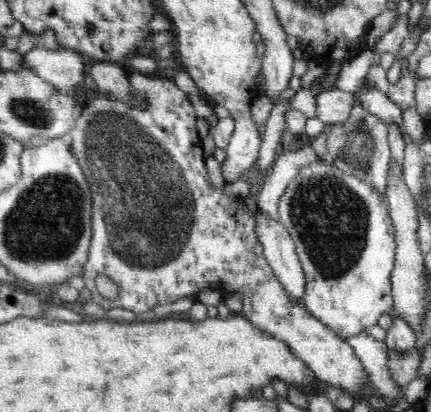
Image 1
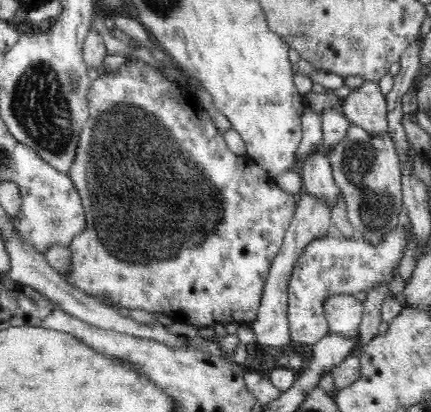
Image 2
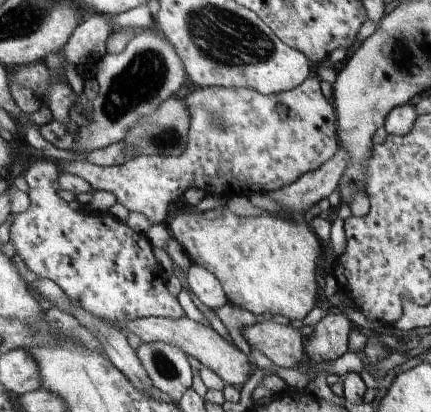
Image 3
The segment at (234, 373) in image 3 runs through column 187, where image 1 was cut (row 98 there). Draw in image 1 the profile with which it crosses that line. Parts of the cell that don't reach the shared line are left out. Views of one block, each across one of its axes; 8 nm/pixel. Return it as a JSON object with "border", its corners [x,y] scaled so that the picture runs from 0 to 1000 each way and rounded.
{"border":[[[770,214],[770,218],[752,218],[738,233],[738,272],[733,282],[756,296],[756,301],[794,301],[812,286],[812,272],[826,252],[821,228]]]}

